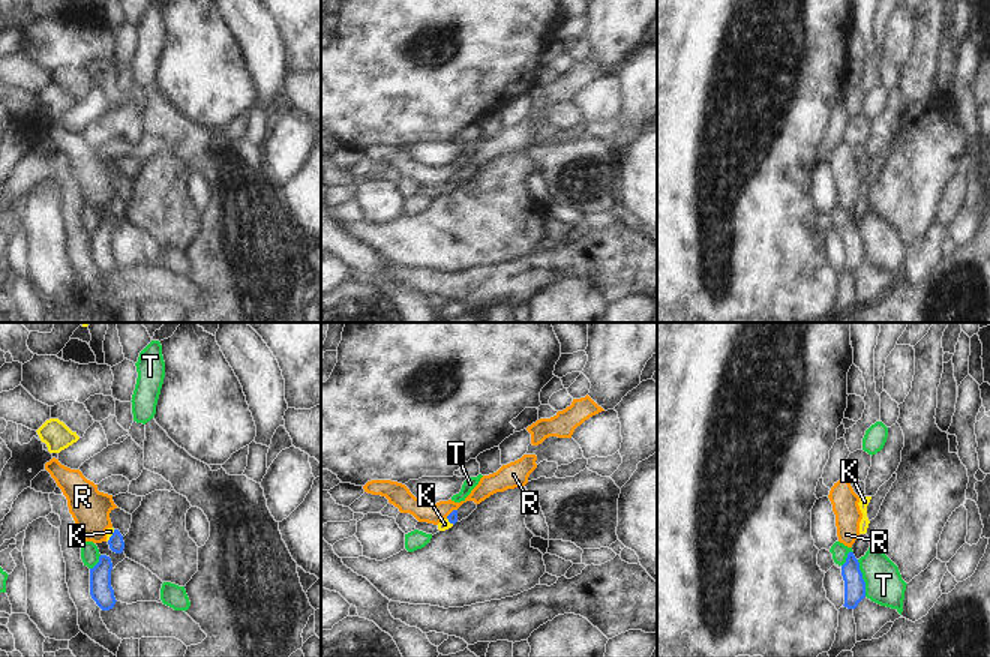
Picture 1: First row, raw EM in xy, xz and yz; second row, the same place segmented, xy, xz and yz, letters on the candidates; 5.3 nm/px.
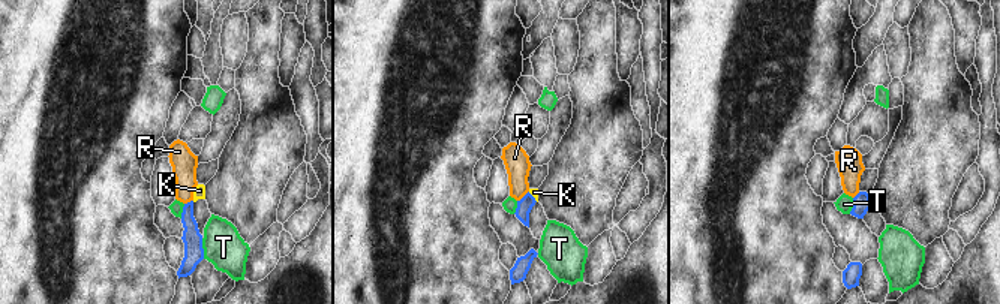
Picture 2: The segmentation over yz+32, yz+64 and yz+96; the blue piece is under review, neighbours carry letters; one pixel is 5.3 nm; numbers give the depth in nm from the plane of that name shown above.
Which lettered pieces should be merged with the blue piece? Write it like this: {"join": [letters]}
{"join": ["K"]}

